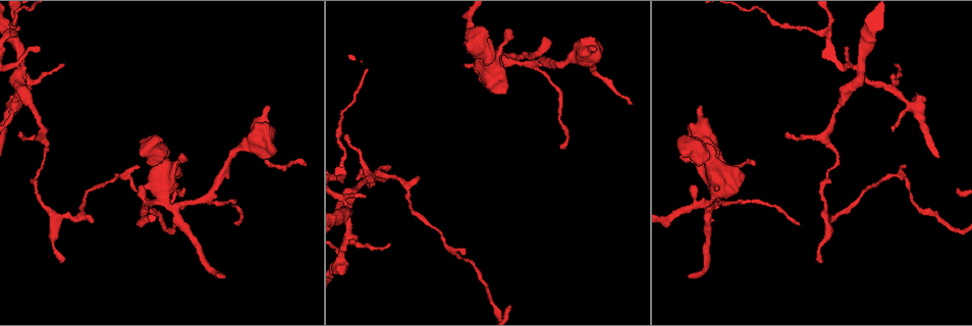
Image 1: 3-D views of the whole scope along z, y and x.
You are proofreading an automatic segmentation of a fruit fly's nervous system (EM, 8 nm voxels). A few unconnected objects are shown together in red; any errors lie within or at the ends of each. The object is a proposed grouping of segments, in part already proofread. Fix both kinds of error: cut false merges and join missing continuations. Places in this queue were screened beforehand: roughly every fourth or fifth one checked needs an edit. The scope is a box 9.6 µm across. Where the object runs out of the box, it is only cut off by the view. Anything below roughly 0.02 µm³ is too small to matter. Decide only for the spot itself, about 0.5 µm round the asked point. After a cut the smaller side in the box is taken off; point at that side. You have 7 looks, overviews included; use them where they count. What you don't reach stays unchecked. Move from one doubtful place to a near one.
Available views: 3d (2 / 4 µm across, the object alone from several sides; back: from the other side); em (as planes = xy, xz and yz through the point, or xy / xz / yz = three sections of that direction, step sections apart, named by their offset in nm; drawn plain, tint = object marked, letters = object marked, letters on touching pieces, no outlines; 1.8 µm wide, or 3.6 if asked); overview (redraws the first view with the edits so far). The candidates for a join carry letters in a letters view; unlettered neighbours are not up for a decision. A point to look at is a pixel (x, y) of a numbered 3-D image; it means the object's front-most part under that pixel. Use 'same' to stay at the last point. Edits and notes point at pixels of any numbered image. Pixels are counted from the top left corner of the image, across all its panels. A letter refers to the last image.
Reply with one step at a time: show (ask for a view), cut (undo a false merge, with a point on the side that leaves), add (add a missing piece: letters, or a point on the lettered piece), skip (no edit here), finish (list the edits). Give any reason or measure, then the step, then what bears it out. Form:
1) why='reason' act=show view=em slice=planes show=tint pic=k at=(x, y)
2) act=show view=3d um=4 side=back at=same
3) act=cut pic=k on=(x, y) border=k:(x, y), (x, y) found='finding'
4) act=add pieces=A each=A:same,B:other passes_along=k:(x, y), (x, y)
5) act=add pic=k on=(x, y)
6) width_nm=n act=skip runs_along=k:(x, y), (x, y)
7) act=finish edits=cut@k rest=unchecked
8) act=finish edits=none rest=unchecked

why='tapers out' act=show view=3d um=2 pic=1 at=(821, 262)

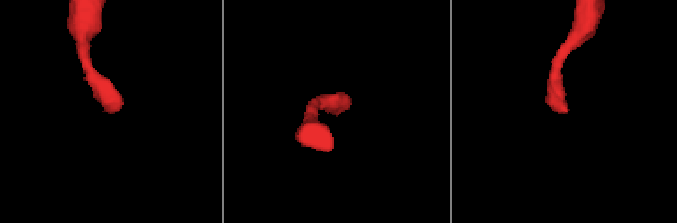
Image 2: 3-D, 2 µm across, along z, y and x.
act=show view=em slice=planes show=letters pic=2 at=(338, 110)

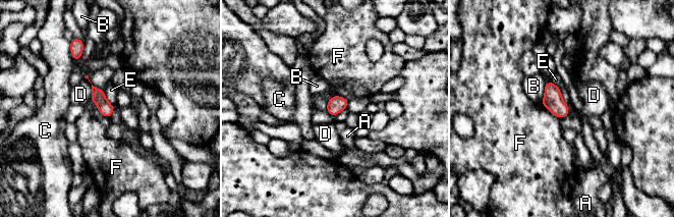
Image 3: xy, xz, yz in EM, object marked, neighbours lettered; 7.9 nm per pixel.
act=skip each=A:other,B:other,C:other,D:other,E:other,F:other border=3:(552, 80), (559, 89), (569, 115) found='no lettered piece goes on from it'

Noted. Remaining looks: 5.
why='looks like a crossing' act=show view=3d um=4 pic=1 at=(859, 79)

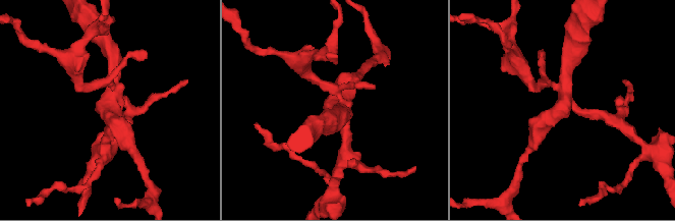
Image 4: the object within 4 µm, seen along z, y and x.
act=show view=em um=3.6 slice=planes show=plain pic=4 at=(113, 103)

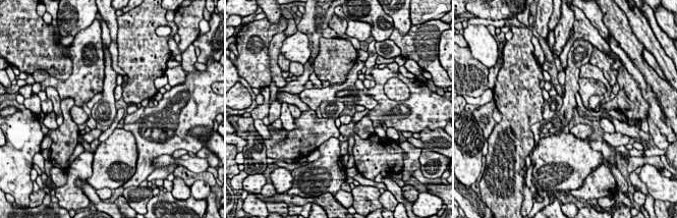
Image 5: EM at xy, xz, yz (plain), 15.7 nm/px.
act=show view=em um=3.6 slice=planes show=letters at=same

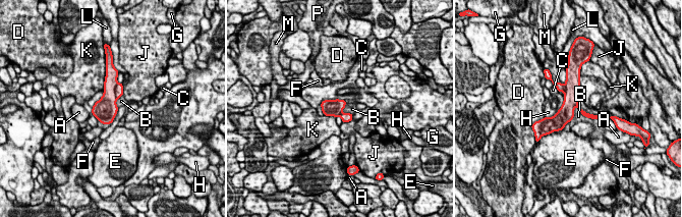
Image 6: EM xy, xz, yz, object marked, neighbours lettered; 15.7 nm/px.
act=cut pic=6 on=(119, 88) each=A:other,B:other,C:other,D:other,E:other,F:other,G:other,H:other,J:other,K:other,L:other,M:other,P:other part_leaving=6:(578, 107), (585, 114), (597, 117) found='a second neuron is stuck on'

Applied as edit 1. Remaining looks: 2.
why='thick end' act=show view=em um=3.6 slice=planes show=letters pic=1 at=(743, 176)

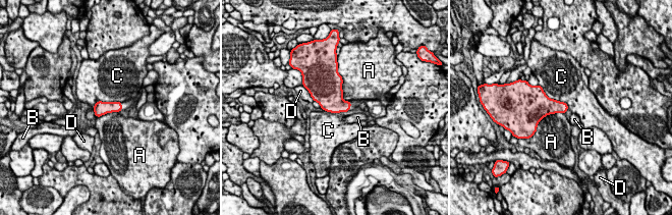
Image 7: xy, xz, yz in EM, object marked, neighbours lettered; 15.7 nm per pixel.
act=skip each=A:other,B:other,C:other,D:other border=7:(539, 84), (568, 108) found='no lettered piece goes on from it'

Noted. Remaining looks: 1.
act=finish edits=cut@6 rest=unchecked

